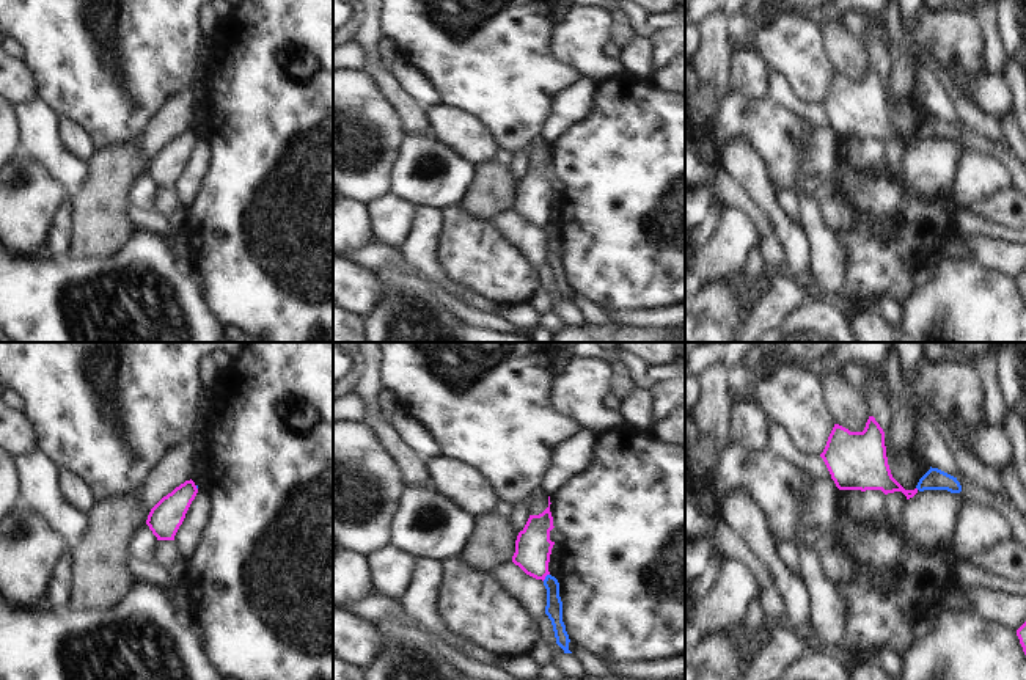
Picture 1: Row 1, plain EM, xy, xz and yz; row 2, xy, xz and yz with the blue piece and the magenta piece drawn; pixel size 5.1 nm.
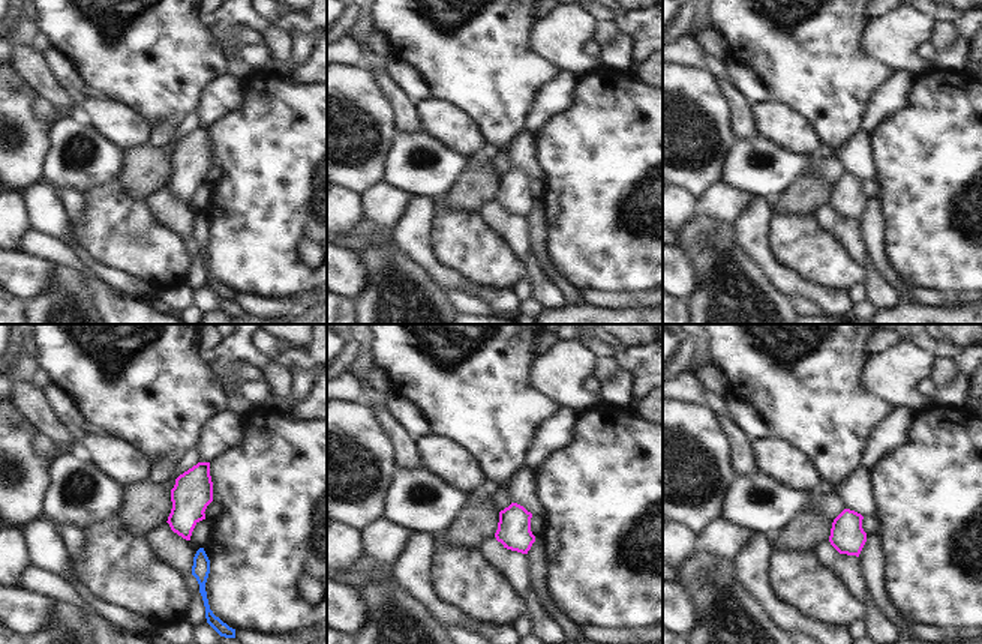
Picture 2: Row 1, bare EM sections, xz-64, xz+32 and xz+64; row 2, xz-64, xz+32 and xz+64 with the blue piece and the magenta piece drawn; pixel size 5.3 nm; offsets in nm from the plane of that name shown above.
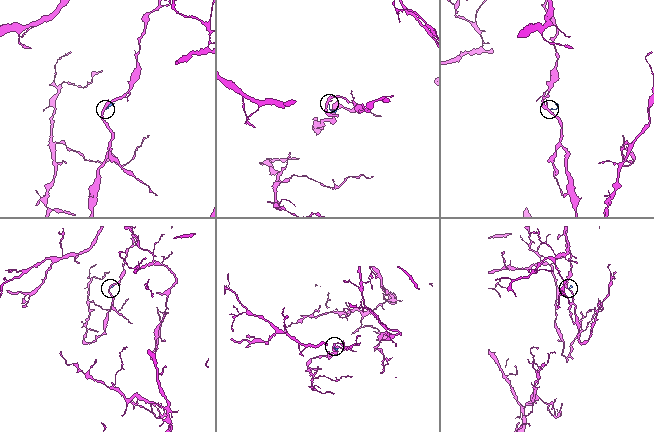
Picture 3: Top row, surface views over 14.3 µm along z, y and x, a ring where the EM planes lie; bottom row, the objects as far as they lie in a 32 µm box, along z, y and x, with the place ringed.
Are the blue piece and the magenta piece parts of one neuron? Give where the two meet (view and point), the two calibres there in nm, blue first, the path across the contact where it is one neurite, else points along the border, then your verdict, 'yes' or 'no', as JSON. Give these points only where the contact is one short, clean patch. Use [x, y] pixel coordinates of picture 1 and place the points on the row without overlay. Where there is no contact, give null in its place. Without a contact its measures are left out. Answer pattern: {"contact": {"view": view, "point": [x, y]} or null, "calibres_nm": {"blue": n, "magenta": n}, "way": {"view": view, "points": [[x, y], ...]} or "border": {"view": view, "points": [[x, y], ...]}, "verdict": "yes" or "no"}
{"contact": {"view": "xz", "point": [545, 225]}, "calibres_nm": {"blue": 90, "magenta": 190}, "border": {"view": "xz", "points": [[549, 222], [542, 228]]}, "verdict": "no"}

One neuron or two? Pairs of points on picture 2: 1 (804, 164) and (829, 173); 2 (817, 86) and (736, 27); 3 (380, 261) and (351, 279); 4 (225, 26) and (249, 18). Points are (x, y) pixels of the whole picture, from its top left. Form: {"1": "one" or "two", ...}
{"1": "one", "2": "one", "3": "two", "4": "one"}

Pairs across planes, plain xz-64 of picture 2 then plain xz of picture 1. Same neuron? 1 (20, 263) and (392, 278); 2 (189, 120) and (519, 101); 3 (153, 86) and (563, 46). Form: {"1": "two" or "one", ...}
{"1": "two", "2": "two", "3": "two"}

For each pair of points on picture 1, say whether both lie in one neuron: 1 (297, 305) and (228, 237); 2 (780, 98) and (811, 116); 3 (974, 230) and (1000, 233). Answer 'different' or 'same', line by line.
1: same
2: same
3: same

